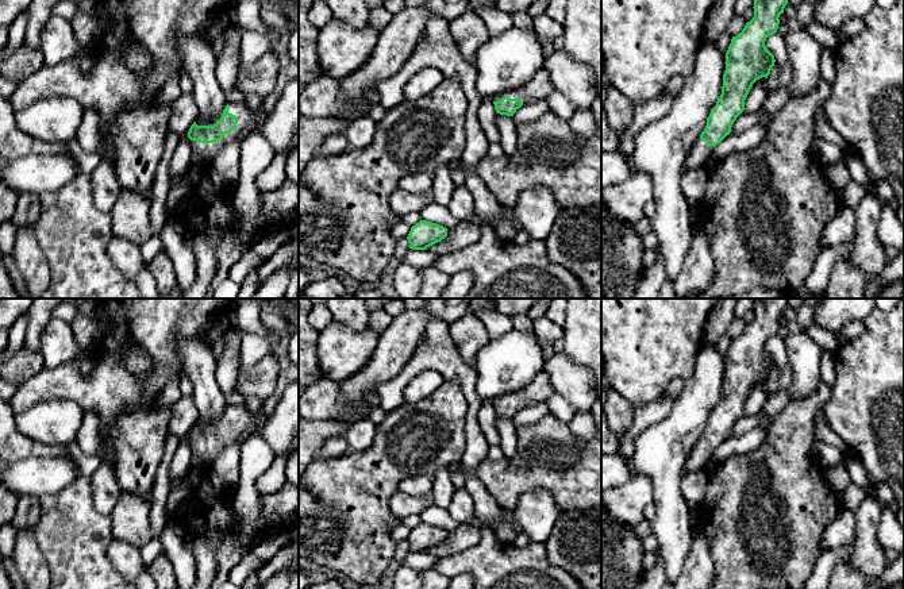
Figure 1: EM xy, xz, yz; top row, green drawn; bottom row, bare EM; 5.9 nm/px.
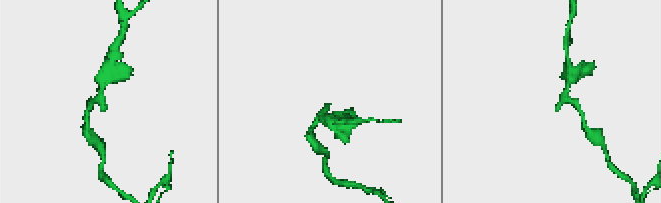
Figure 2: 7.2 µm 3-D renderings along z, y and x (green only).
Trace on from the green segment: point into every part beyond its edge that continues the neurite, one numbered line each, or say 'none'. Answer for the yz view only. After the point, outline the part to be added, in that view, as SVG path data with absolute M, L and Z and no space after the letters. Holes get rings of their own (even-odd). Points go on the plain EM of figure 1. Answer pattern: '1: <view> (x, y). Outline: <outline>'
1: yz (699, 458). Outline: M699 442L685 465L685 473L705 470L713 451L713 449L708 449L704 443Z

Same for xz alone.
1: xz (541, 389). Outline: M541 372L534 381L522 392L500 396L492 400L493 404L500 404L504 399L519 401L523 407L535 403L546 403L555 393L550 378L545 372Z

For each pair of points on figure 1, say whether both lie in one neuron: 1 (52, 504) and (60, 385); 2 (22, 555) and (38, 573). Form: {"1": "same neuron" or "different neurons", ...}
{"1": "different neurons", "2": "same neuron"}

